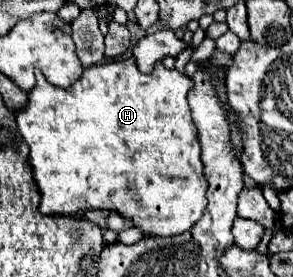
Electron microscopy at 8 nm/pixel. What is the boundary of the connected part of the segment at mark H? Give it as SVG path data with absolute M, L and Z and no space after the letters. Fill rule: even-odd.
M128 58L128 60L118 60L118 62L100 62L100 64L94 64L94 66L86 68L82 78L76 80L68 90L48 84L40 72L38 72L36 80L38 80L36 86L28 94L30 96L30 104L22 112L16 112L16 124L18 124L18 134L30 146L30 164L34 168L34 178L36 178L38 190L42 194L40 212L46 212L46 214L54 214L54 212L70 214L70 212L74 212L76 214L76 212L88 210L88 208L118 210L122 216L132 218L134 224L144 234L156 234L156 236L176 236L176 234L182 234L182 232L192 228L192 224L206 210L208 180L204 176L204 164L202 164L202 158L200 158L198 128L196 128L196 124L192 120L192 110L188 106L188 92L194 88L194 82L190 80L190 76L178 72L176 68L168 70L162 62L156 62L154 70L150 74L144 74L144 72L138 70L136 60Z

